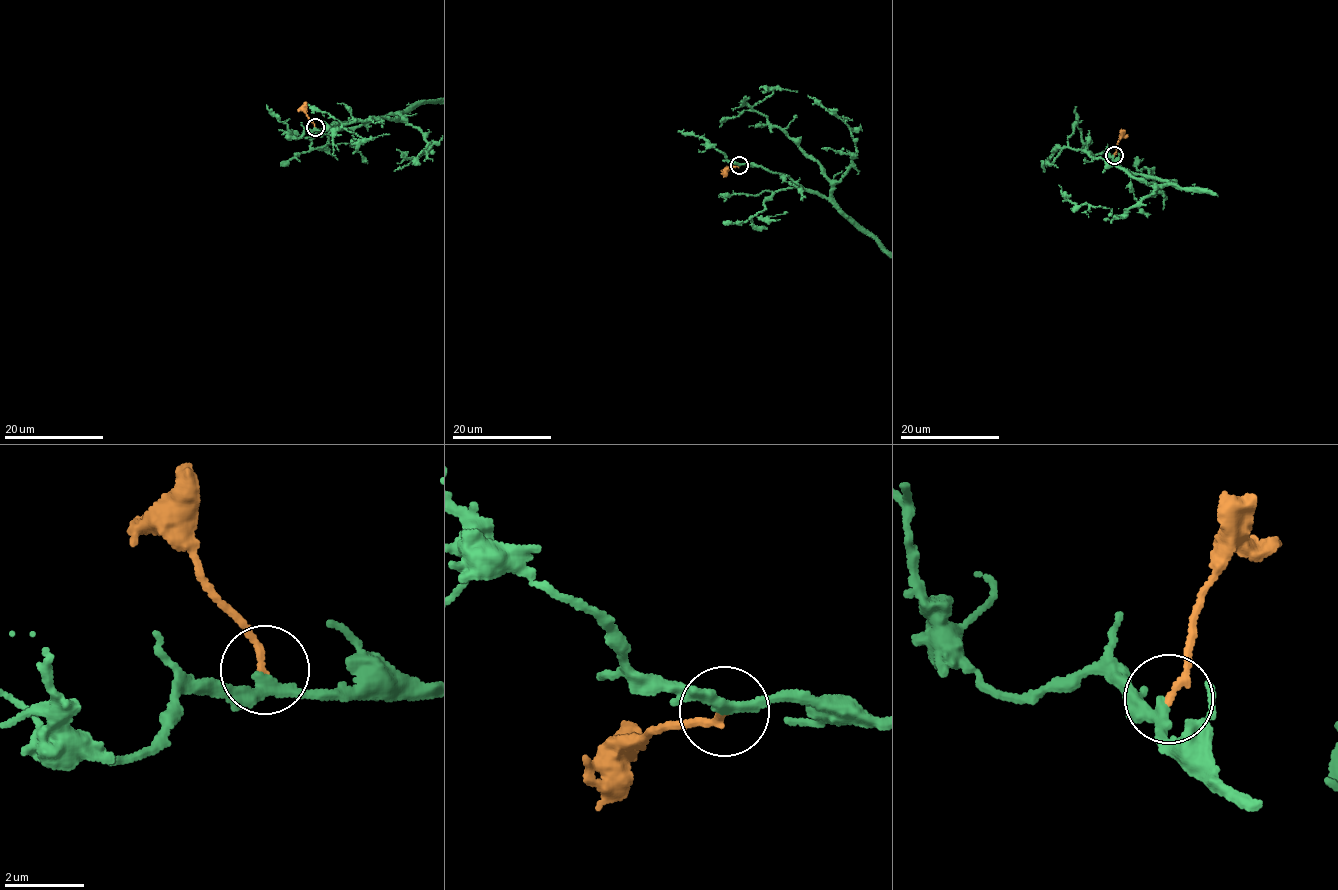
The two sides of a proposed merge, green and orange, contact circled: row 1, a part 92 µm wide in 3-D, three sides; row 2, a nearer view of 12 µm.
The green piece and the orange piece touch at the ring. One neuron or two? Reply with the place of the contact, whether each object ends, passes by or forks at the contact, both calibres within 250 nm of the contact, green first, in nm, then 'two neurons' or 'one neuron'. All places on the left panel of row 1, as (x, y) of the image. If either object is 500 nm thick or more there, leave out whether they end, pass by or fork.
(315, 127) | green passes by | orange ends | 280/180 nm | one neuron

